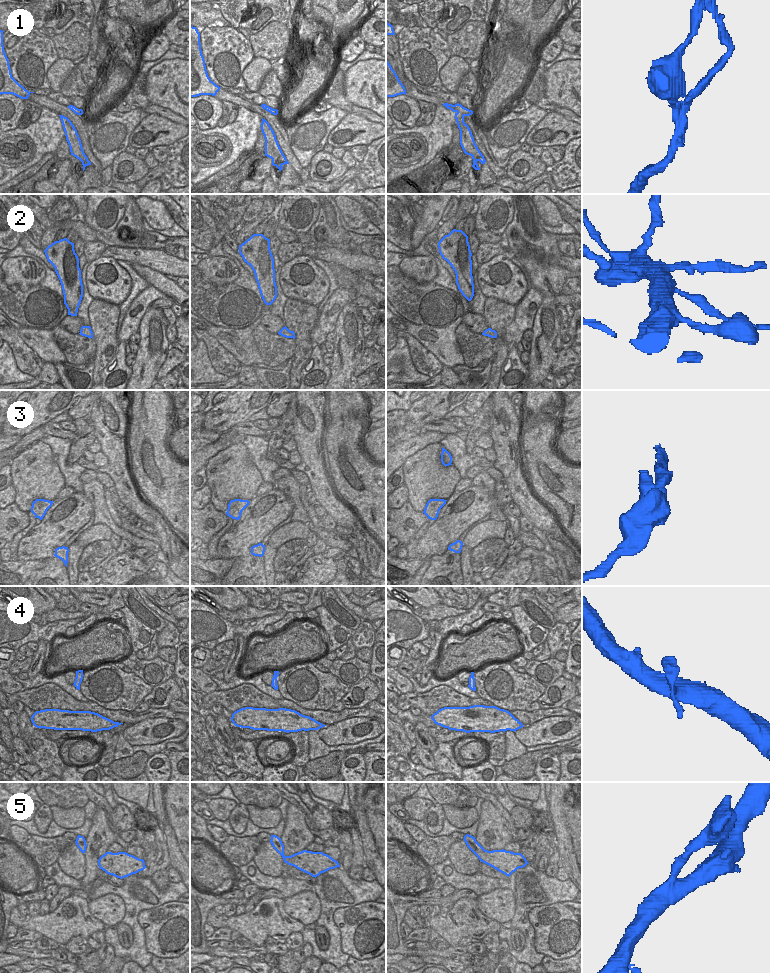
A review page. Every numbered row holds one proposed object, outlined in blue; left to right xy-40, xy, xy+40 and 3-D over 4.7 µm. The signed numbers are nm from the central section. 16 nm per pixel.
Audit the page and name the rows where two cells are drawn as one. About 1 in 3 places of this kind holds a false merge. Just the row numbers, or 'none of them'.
1, 2, 3

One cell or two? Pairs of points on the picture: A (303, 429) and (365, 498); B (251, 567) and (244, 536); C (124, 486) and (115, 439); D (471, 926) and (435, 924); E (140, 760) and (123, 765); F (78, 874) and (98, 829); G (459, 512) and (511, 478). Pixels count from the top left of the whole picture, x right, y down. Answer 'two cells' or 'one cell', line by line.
A: two cells
B: two cells
C: one cell
D: one cell
E: one cell
F: two cells
G: two cells

